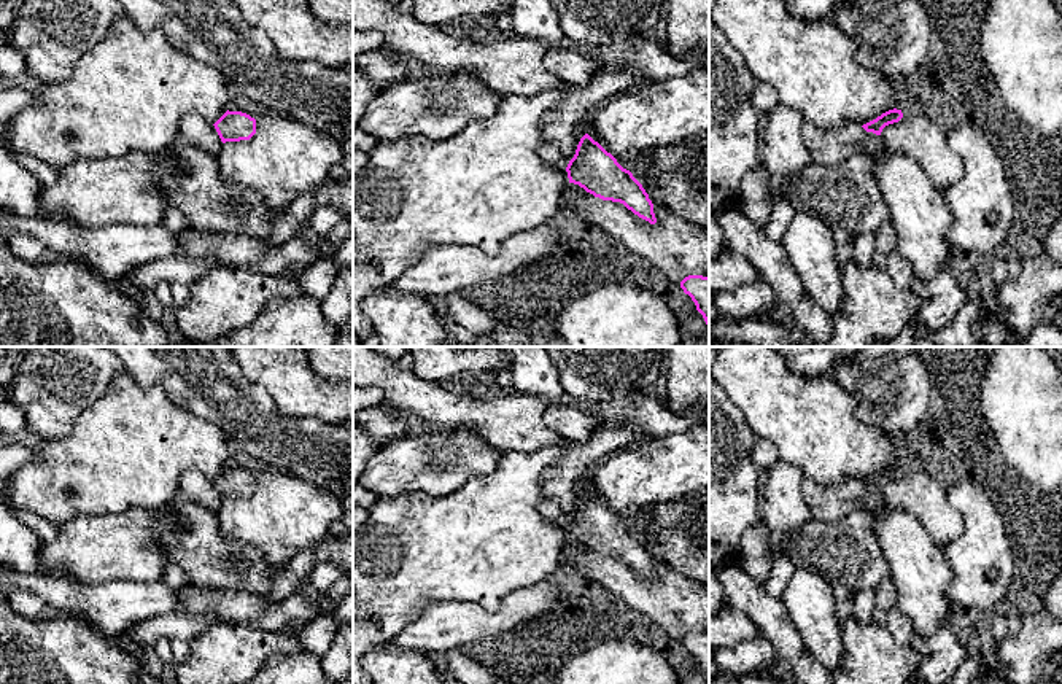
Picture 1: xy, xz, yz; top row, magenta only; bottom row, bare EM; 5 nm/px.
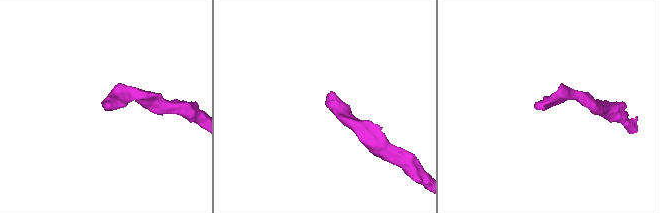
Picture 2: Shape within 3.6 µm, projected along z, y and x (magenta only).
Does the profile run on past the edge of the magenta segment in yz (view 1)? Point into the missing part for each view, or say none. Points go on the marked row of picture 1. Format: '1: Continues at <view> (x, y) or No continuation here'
1: Continues at yz (832, 147)

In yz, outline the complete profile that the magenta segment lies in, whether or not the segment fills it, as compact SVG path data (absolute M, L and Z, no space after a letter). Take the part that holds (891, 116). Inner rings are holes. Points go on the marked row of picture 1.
M893 108L863 126L849 121L836 129L827 130L803 119L801 134L812 162L838 165L855 151L873 154L876 150L882 148L882 129L889 124L898 122L901 118L901 110Z

